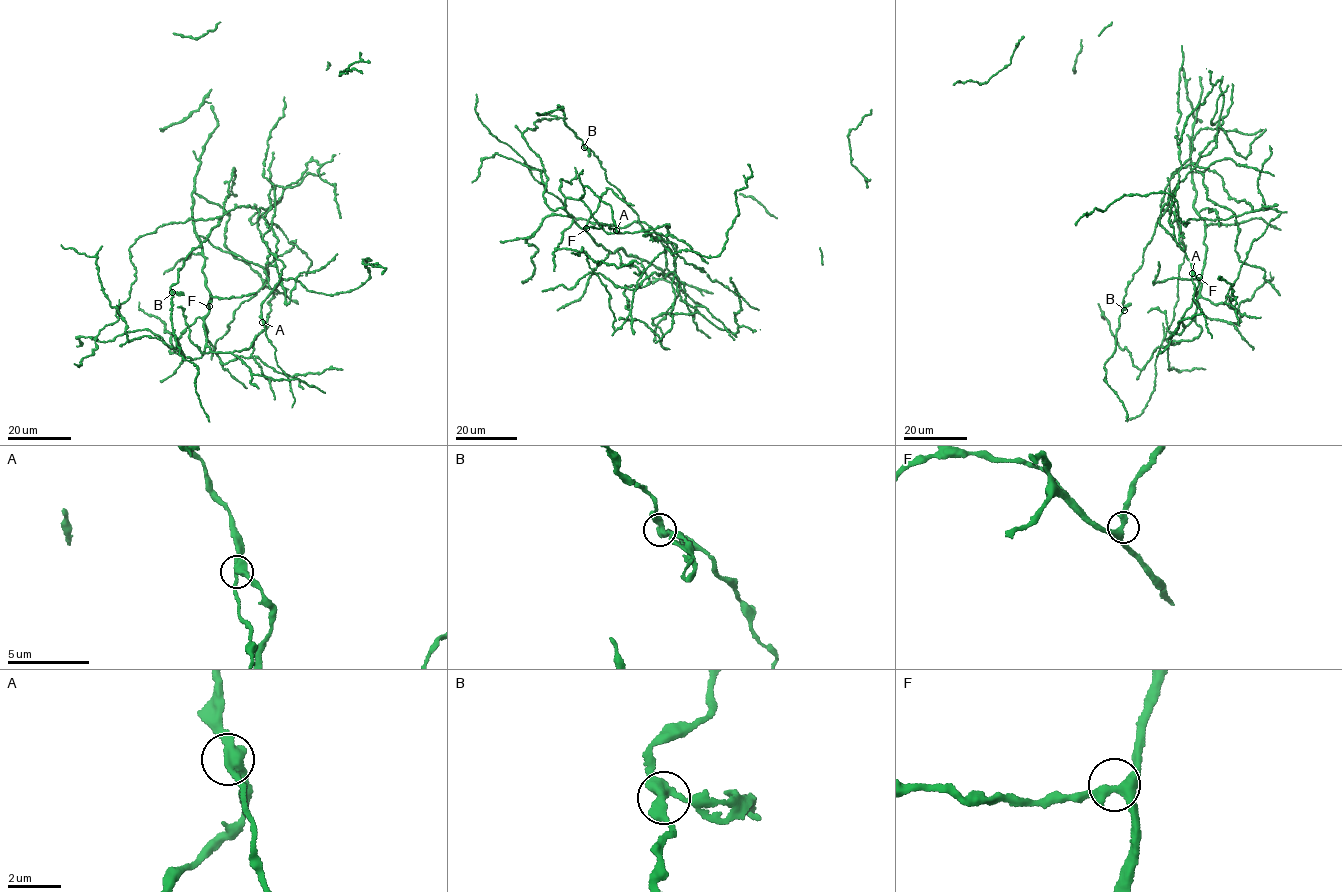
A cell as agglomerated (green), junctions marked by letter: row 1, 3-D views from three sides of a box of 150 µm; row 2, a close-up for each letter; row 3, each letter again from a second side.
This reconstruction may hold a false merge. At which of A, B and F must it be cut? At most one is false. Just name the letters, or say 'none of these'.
A

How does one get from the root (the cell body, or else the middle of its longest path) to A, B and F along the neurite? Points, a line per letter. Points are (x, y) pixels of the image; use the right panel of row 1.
A: (1192, 302), (1198, 283), (1192, 273)
B: (1192, 302), (1191, 262), (1159, 219), (1190, 164), (1169, 179), (1168, 204), (1124, 310)
F: (1192, 302), (1182, 318), (1185, 326), (1195, 316), (1195, 299), (1201, 284), (1199, 277)

